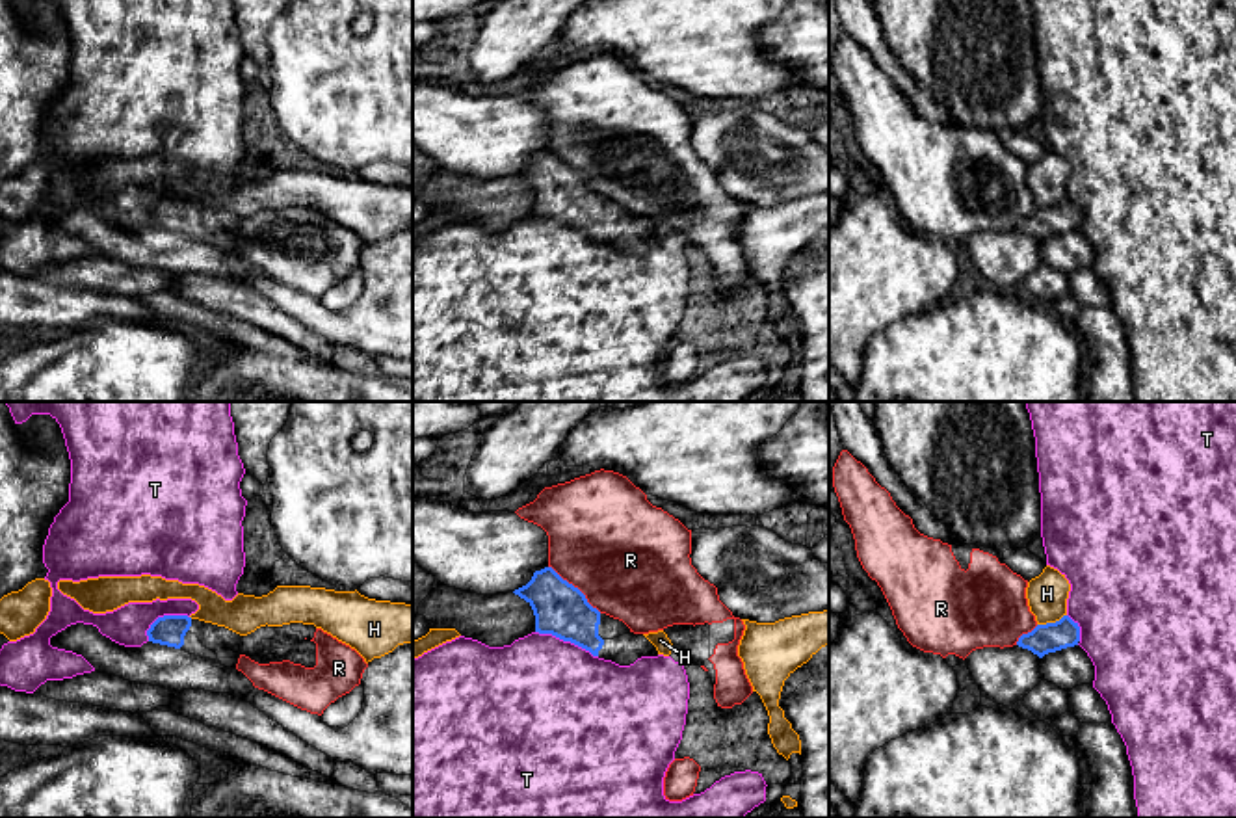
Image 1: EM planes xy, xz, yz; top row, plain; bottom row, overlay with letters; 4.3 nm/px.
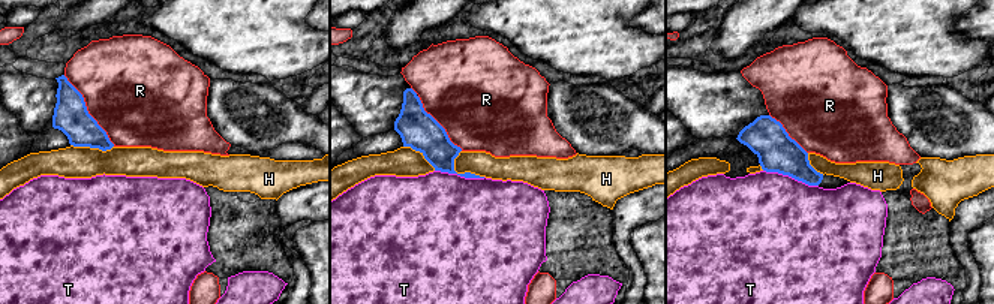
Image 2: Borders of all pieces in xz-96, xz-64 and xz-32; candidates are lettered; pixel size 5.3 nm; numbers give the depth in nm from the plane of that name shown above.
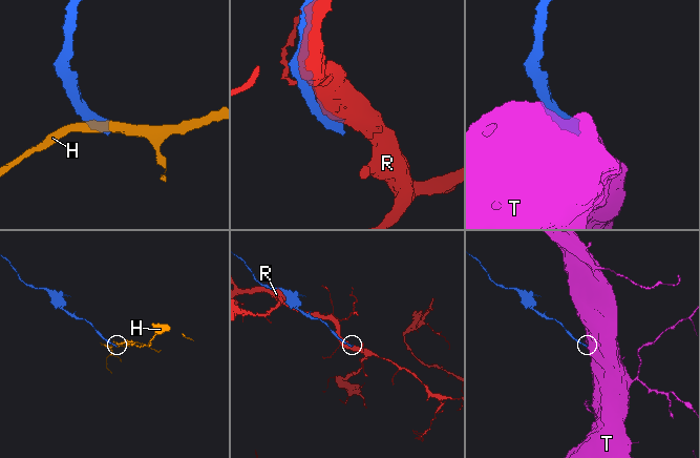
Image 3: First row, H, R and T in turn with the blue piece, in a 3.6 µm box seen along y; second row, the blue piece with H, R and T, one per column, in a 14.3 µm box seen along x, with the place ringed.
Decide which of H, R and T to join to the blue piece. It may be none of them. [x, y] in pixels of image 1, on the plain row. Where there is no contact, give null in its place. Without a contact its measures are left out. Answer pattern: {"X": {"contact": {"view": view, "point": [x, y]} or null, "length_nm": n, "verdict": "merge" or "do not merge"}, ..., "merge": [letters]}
{"H": {"contact": {"view": "yz", "point": [1051, 207]}, "length_nm": 140, "verdict": "do not merge"}, "R": {"contact": {"view": "xz", "point": [577, 171]}, "length_nm": 300, "verdict": "do not merge"}, "T": {"contact": {"view": "xz", "point": [567, 224]}, "length_nm": 300, "verdict": "do not merge"}, "merge": []}

